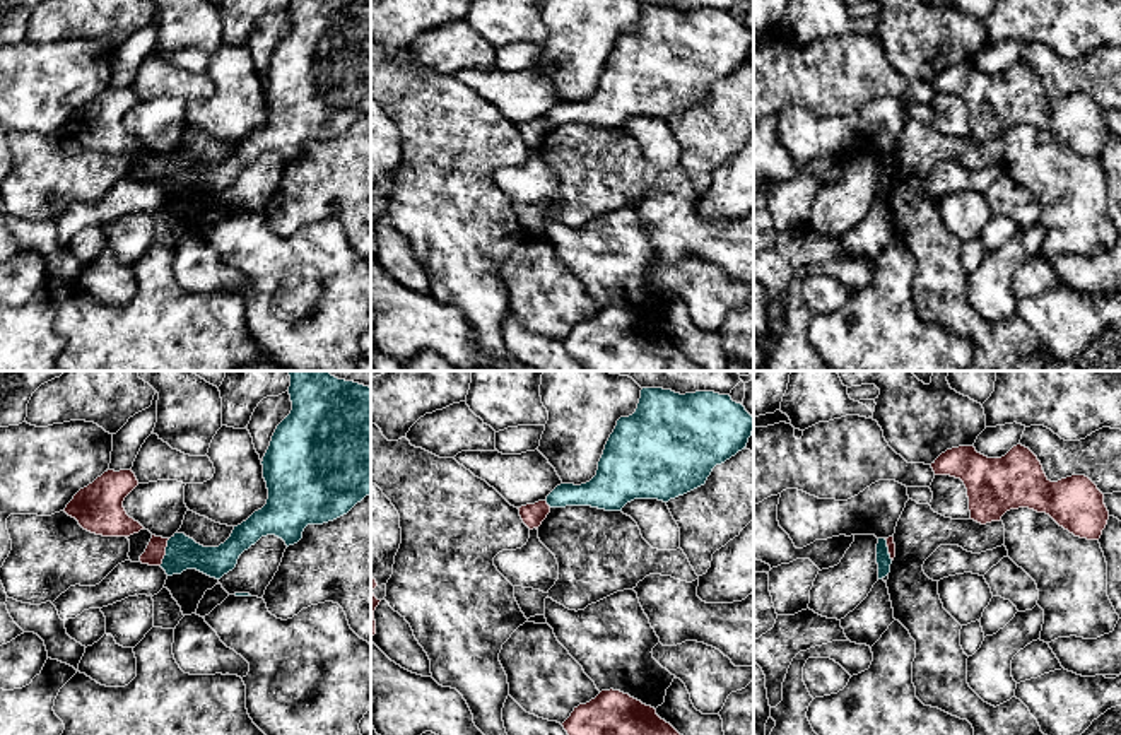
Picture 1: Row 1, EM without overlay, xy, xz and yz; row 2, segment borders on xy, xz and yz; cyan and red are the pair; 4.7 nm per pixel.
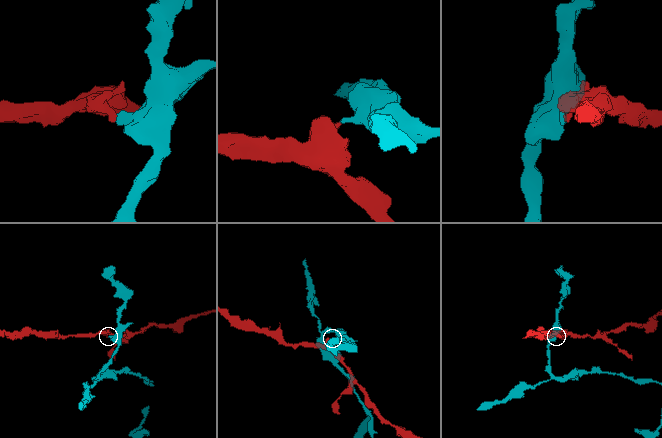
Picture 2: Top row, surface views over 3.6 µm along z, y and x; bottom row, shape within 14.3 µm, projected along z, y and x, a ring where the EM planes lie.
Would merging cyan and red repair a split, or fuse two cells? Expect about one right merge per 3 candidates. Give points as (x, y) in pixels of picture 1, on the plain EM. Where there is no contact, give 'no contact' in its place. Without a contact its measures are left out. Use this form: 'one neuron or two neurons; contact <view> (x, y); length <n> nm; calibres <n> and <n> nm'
two neurons; contact xy (166, 170); length 140 nm; calibres 160 and 90 nm

